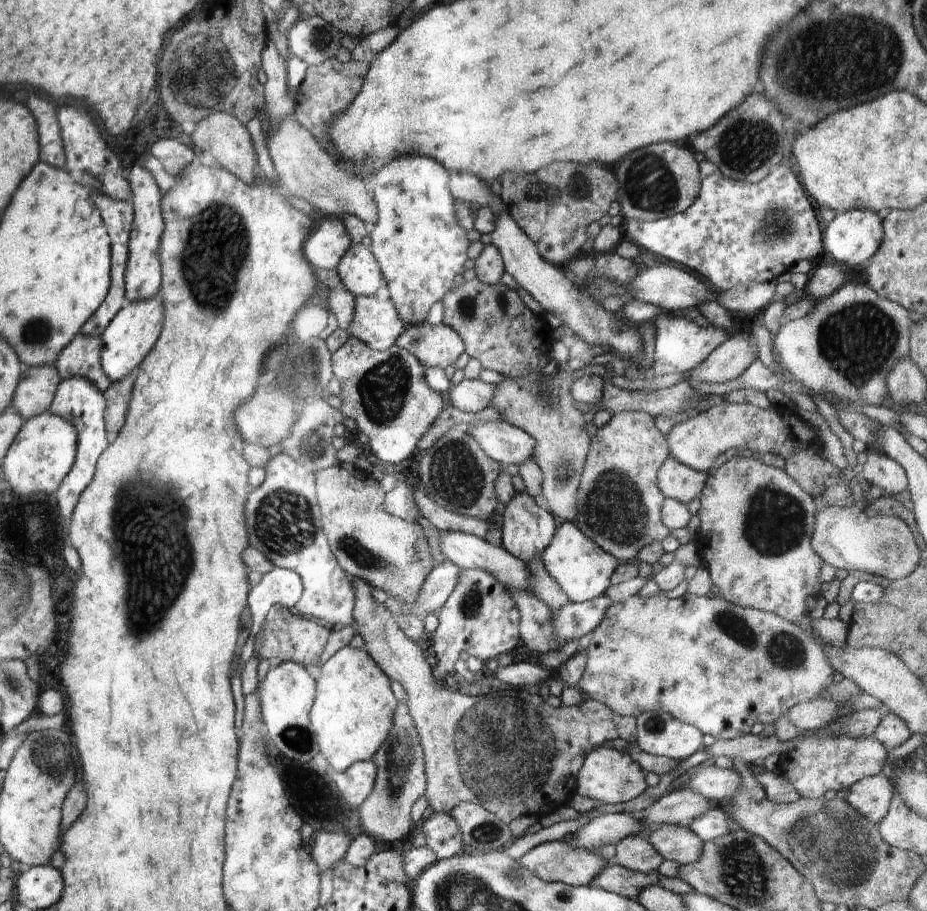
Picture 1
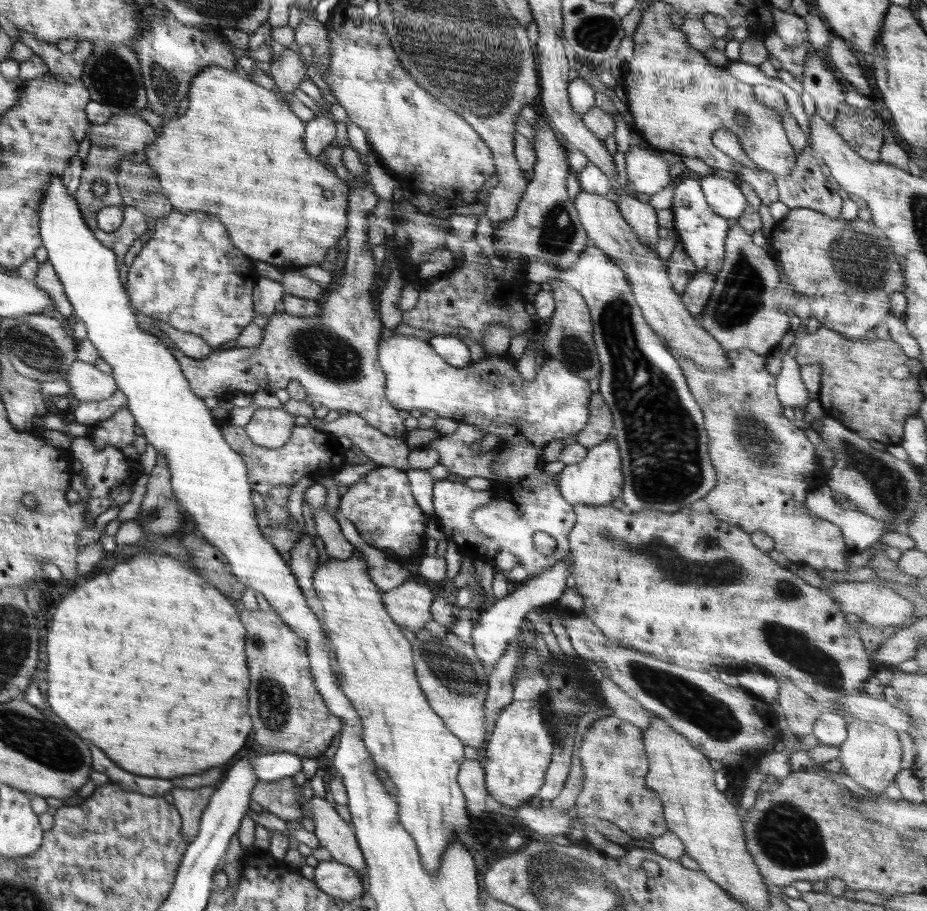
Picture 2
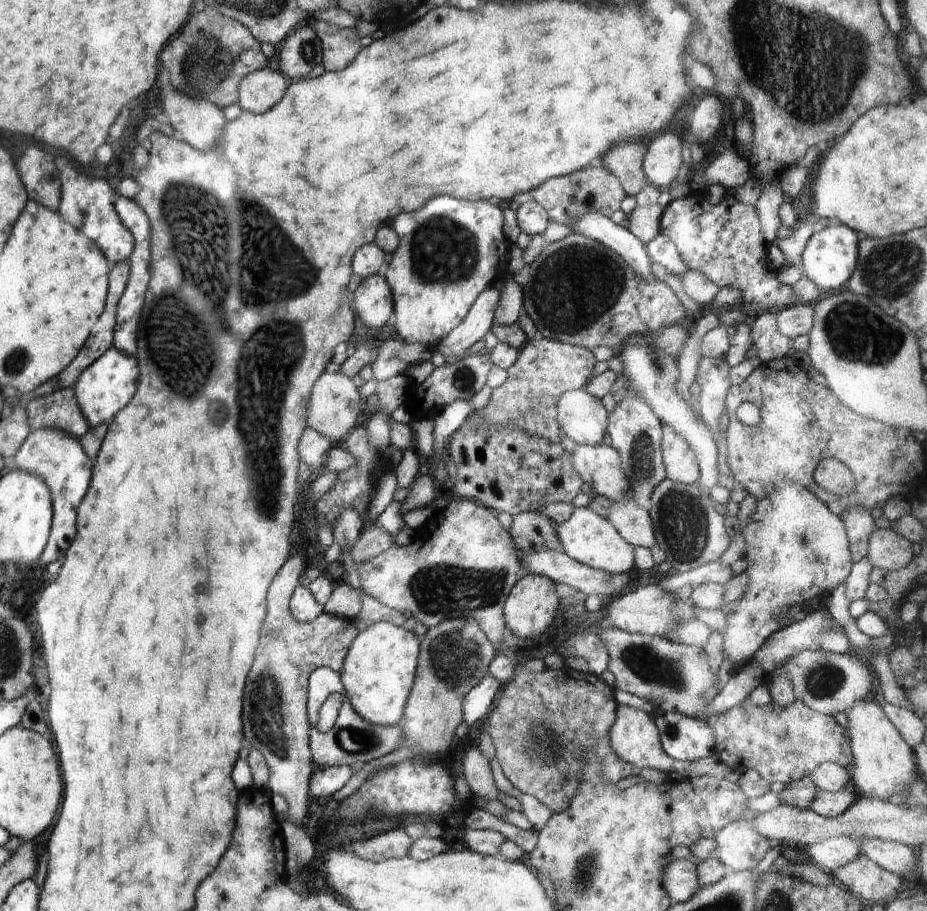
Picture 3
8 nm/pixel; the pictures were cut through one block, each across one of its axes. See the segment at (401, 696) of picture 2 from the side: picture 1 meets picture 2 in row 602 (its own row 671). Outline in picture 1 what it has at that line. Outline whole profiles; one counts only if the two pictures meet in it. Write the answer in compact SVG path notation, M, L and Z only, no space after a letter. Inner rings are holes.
M347 645L328 658L315 679L316 700L309 718L320 752L328 762L342 772L354 762L373 759L390 735L398 704L392 690L392 680L378 668L362 648Z

